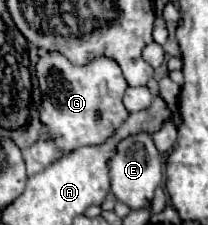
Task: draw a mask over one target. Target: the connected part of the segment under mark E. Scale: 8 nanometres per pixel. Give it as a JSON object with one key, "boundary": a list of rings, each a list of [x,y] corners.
{"boundary":[[[136,133],[134,137],[126,137],[118,143],[118,149],[114,157],[108,161],[110,181],[112,181],[112,193],[118,201],[126,203],[130,209],[142,209],[150,203],[154,197],[154,189],[162,181],[162,159],[160,151],[156,149],[152,141],[152,133]]]}

